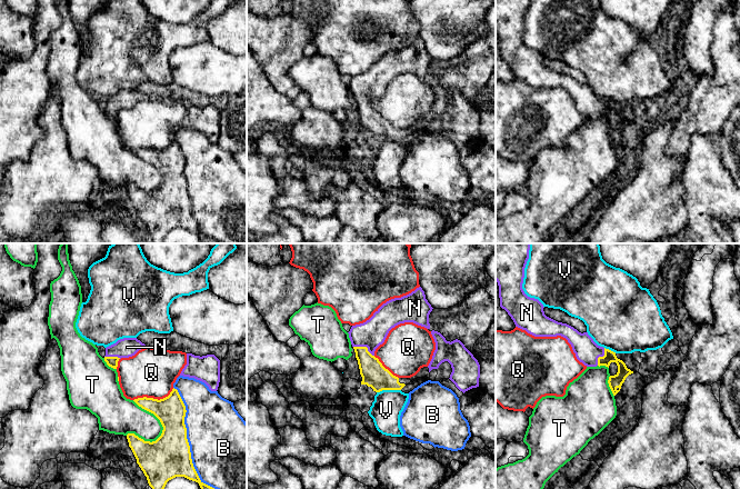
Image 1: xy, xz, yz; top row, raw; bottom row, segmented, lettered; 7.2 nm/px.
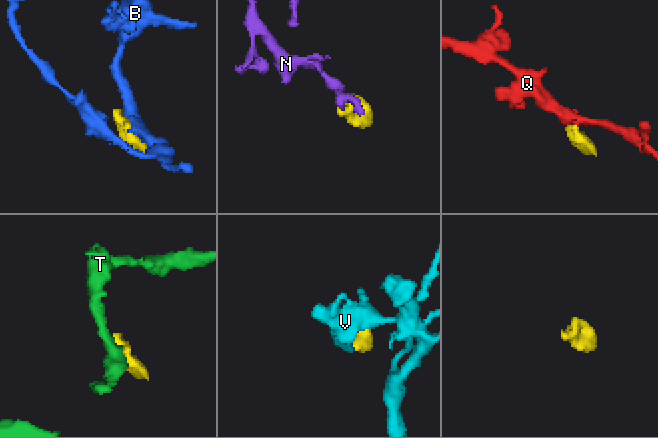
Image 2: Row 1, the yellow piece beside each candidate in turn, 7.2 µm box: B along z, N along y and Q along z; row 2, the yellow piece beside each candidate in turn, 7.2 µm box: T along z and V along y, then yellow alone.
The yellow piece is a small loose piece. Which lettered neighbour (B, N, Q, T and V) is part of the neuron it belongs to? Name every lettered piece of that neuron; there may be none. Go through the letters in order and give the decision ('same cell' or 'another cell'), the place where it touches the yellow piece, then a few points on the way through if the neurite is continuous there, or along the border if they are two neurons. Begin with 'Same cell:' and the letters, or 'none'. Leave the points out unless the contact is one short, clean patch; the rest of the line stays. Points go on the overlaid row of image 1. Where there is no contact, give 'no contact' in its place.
Same cell: N
B: another cell | xy (187, 440)
N: same cell | xz (364, 347)
Q: another cell | xy (153, 399)
T: another cell | xy (157, 417)
V: another cell | xz (388, 389)

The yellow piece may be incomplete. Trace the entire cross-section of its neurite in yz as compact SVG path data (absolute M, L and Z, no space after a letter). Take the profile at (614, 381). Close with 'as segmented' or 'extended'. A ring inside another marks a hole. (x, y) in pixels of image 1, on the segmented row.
M496 243L496 281L499 286L500 307L508 312L516 327L534 337L566 338L577 359L587 367L609 368L611 362L616 362L618 372L608 380L616 396L633 371L617 358L616 352L598 346L588 332L581 333L567 323L547 317L543 305L524 293L522 283L529 250L530 243Z; extended

